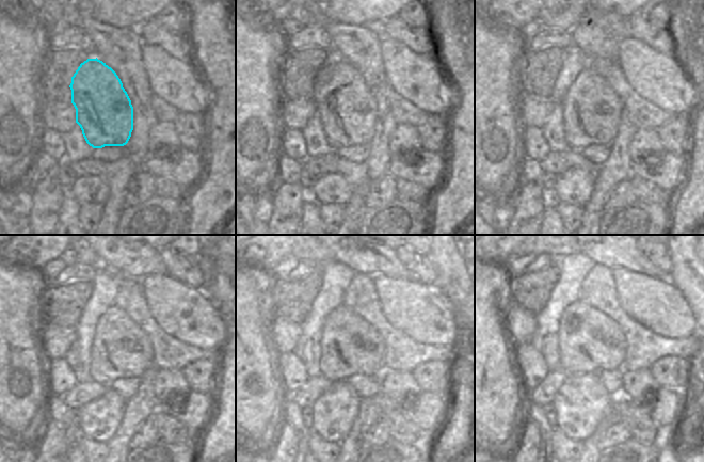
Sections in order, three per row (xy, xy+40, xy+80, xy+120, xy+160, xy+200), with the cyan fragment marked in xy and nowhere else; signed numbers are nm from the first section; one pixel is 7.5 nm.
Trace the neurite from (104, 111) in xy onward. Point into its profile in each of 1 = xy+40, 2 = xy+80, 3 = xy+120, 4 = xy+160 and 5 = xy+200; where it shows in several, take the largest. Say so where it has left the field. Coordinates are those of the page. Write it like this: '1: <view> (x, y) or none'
1: xy+40 (346, 105)
2: xy+80 (591, 108)
3: xy+120 (120, 349)
4: xy+160 (351, 345)
5: xy+200 (590, 340)

